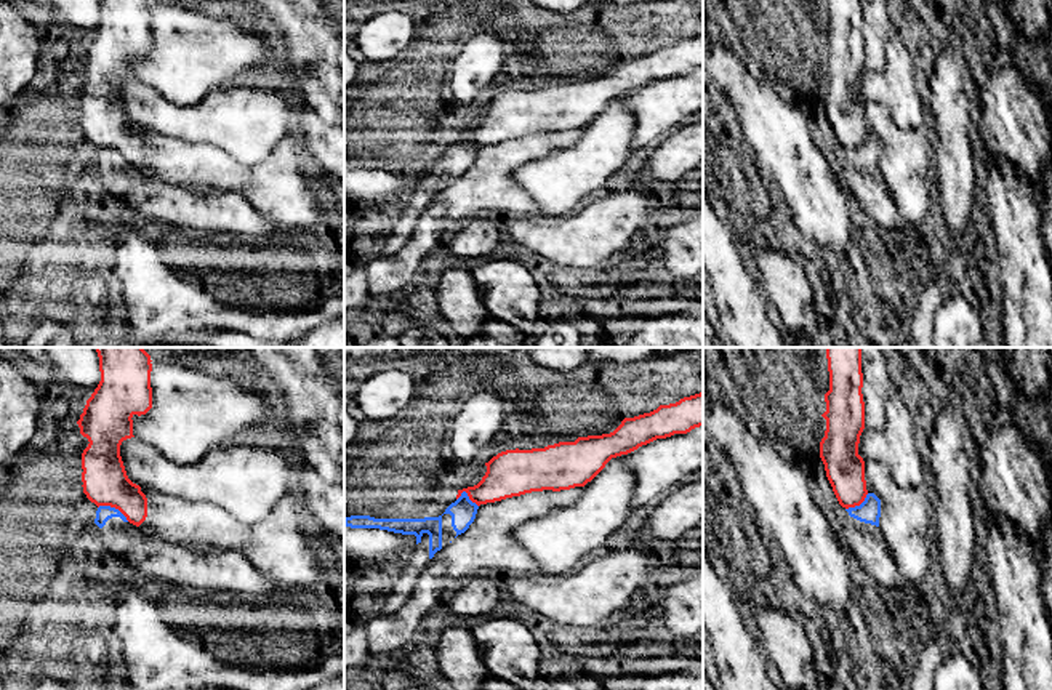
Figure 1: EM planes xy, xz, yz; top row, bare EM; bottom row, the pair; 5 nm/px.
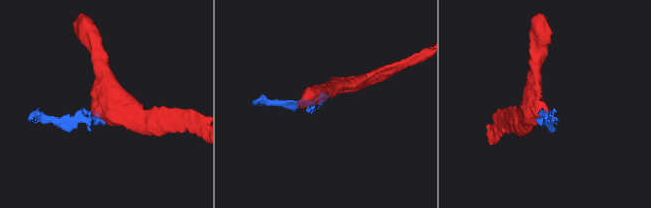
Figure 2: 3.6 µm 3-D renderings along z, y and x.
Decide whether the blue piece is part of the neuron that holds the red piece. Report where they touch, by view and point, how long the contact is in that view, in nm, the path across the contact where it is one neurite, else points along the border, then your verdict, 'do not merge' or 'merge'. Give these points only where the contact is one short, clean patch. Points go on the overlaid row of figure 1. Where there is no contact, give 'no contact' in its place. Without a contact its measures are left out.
meets red in xy at (114, 506); contact 180 nm long; border along xy (98, 506), (114, 506), (128, 521); do not merge

